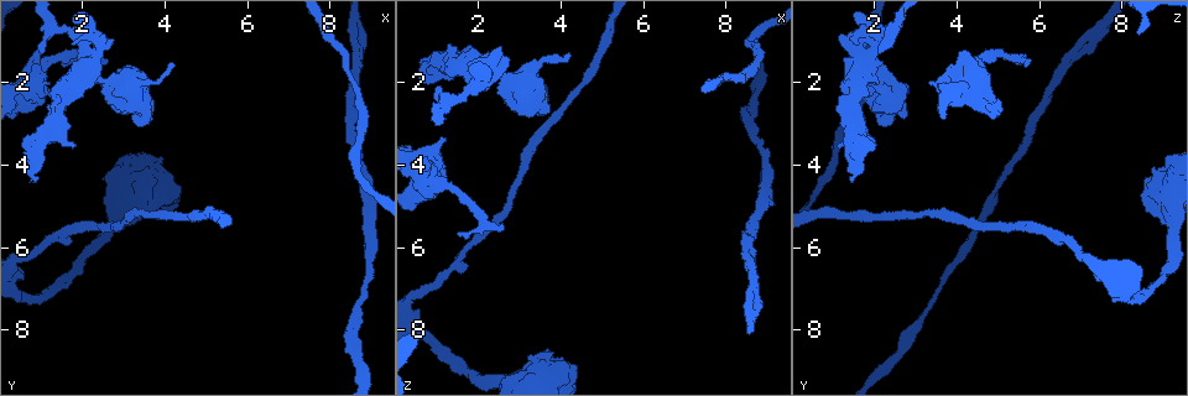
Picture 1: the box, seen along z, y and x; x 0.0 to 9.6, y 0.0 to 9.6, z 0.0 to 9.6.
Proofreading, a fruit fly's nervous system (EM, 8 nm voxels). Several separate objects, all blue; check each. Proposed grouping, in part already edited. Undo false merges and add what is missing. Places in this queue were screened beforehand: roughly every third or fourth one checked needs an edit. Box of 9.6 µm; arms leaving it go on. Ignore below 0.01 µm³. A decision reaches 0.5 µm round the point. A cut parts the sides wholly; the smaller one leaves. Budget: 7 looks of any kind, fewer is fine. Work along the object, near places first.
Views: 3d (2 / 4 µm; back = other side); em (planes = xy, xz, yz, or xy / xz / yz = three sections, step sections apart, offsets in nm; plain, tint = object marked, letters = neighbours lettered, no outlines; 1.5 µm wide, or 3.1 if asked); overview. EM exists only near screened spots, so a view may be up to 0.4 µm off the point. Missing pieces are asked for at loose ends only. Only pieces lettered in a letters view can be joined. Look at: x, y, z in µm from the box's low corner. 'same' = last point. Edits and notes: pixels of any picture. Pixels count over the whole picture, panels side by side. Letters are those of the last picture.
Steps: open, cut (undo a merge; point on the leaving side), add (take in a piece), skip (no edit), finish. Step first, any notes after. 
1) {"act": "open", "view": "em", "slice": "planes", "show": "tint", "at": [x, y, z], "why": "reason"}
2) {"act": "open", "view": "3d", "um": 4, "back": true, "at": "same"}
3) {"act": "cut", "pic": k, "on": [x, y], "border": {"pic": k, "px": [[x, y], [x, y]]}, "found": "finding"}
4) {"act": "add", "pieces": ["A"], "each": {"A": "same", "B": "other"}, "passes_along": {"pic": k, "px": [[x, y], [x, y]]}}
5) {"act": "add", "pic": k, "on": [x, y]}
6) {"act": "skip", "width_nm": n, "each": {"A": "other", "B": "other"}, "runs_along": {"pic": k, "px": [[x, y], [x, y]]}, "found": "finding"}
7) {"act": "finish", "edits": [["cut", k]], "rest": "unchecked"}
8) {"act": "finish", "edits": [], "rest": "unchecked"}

{"act": "open", "view": "3d", "um": 2, "at": [2.60, 1.45, 5.45], "why": "thin end"}

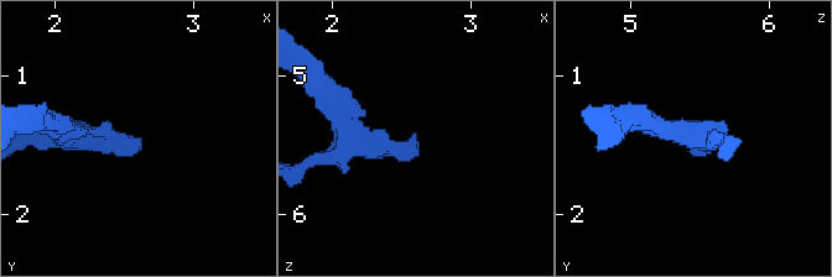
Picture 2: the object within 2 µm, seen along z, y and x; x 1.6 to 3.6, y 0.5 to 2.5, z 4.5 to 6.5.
{"act": "open", "view": "em", "slice": "planes", "show": "letters", "at": [2.62, 1.46, 5.52]}

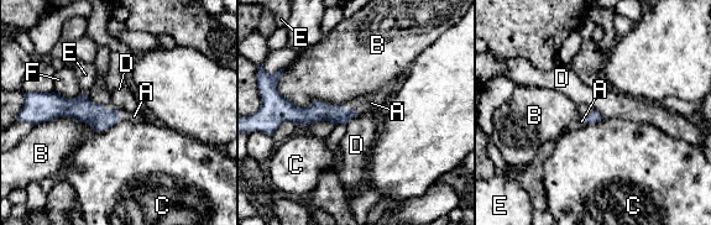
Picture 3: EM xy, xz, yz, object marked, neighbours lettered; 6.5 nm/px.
{"act": "add", "pieces": ["A"], "each": {"A": "same", "B": "other", "C": "other", "D": "other", "E": "other", "F": "other"}, "found": "it goes on there"}

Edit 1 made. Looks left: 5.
{"act": "open", "view": "3d", "um": 2, "at": [4.20, 1.55, 1.35], "why": "tapers out"}

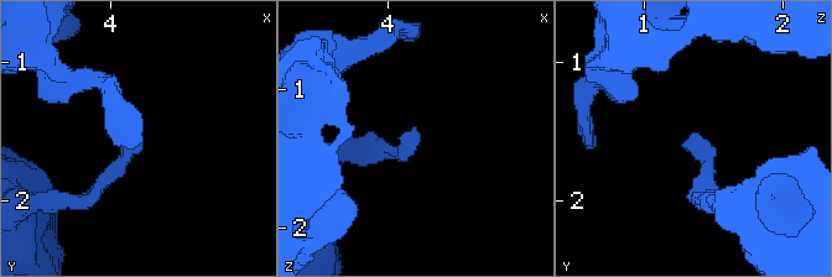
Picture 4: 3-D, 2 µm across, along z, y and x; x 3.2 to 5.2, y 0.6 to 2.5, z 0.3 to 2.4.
{"act": "open", "view": "em", "slice": "planes", "show": "tint", "at": [4.20, 1.56, 1.32]}

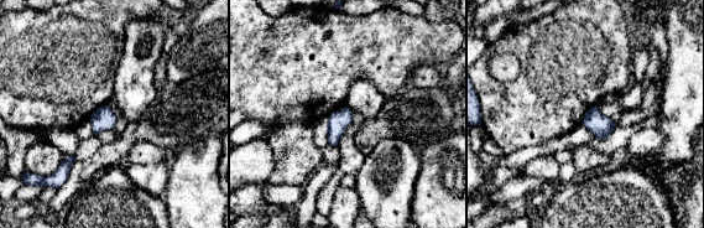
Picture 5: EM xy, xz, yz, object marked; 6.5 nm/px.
{"act": "open", "view": "em", "slice": "planes", "show": "letters", "at": "same"}

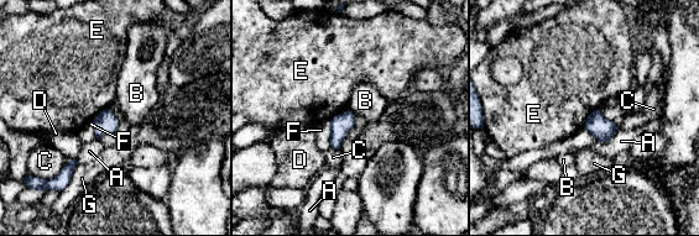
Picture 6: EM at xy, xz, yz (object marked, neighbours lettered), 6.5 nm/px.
{"act": "skip", "width_nm": 130, "each": {"A": "other", "B": "other", "C": "other", "D": "other", "E": "other", "F": "other", "G": "other"}, "border": {"pic": 6, "px": [[349, 109], [353, 114]]}, "found": "none of them fits"}

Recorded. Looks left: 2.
{"act": "finish", "edits": [["add", 3]], "rest": "unchecked"}

